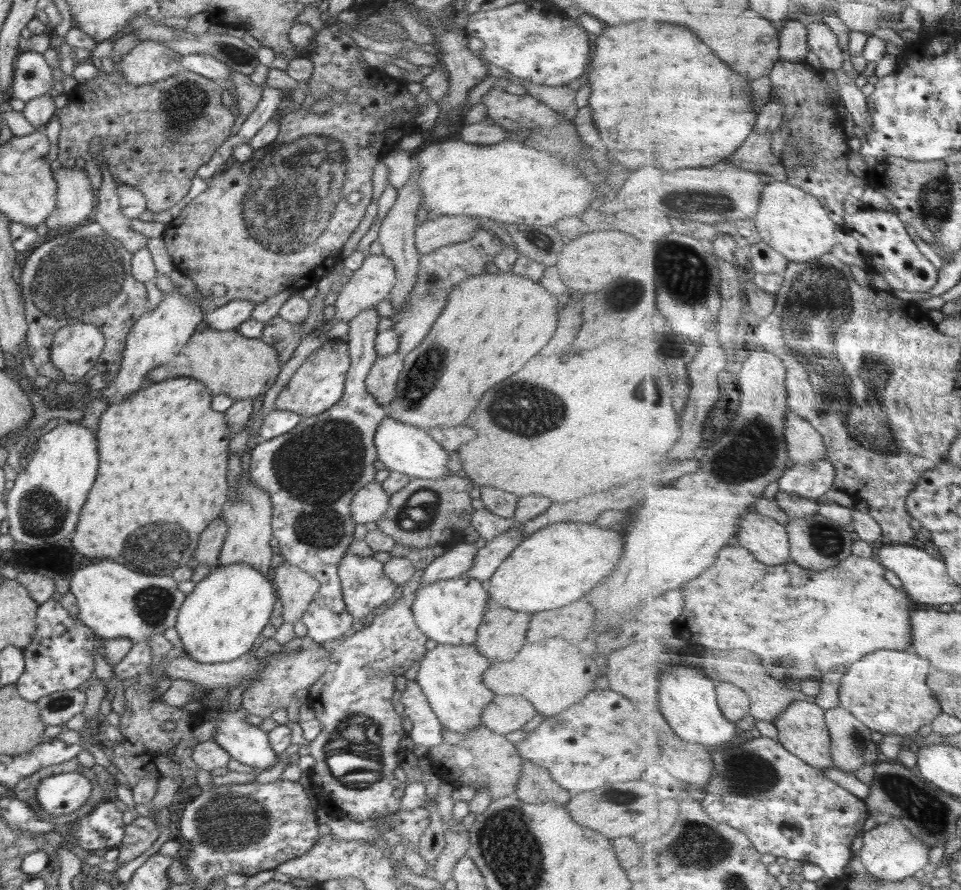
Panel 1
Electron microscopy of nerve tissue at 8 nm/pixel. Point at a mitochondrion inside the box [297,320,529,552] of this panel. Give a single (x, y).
(421, 378)

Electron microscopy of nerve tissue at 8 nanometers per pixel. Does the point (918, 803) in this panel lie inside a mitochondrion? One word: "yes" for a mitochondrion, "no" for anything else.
yes

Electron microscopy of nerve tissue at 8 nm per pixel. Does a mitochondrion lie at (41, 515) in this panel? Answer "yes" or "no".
yes

